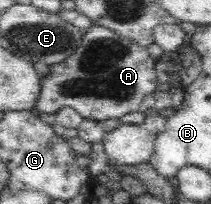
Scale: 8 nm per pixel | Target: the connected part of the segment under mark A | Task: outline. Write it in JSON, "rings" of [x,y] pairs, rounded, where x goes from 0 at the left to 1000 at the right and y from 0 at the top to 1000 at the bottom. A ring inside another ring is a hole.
{"rings":[[[431,123],[384,181],[374,225],[303,299],[242,319],[242,358],[194,377],[175,480],[185,559],[256,559],[303,525],[346,529],[393,583],[493,598],[573,583],[592,559],[654,549],[697,461],[744,441],[735,289],[697,230],[545,152]]]}

